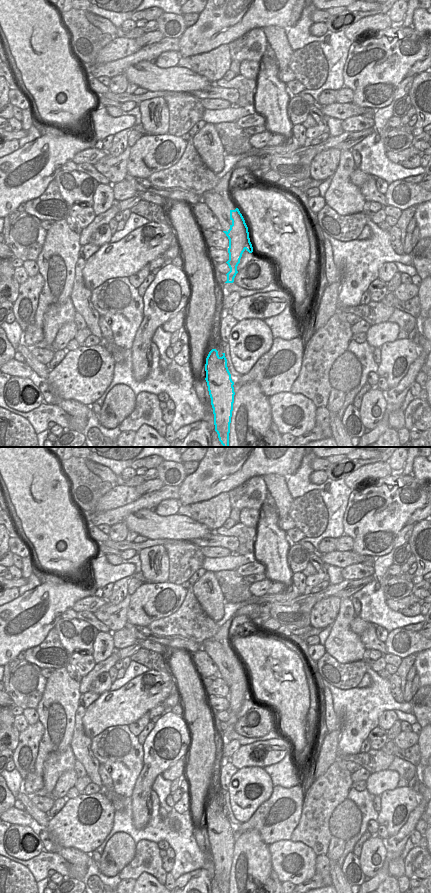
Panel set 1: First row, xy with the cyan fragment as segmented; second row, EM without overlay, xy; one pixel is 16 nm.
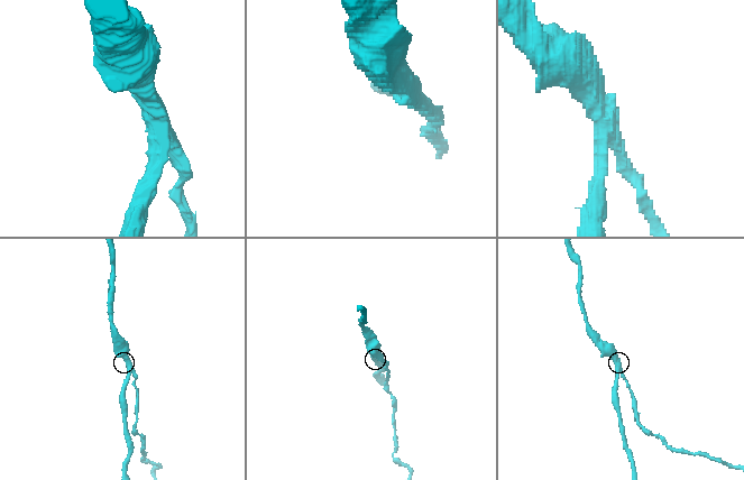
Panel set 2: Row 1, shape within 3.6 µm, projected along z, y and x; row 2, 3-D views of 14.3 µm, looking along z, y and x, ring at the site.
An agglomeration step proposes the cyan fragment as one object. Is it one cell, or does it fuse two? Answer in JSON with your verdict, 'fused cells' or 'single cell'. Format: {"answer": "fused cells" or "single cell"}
{"answer": "fused cells"}

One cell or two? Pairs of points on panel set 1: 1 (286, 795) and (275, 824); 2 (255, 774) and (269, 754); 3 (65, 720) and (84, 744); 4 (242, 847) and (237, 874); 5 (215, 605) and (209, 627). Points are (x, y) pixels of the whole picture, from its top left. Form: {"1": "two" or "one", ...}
{"1": "one", "2": "two", "3": "two", "4": "one", "5": "two"}

